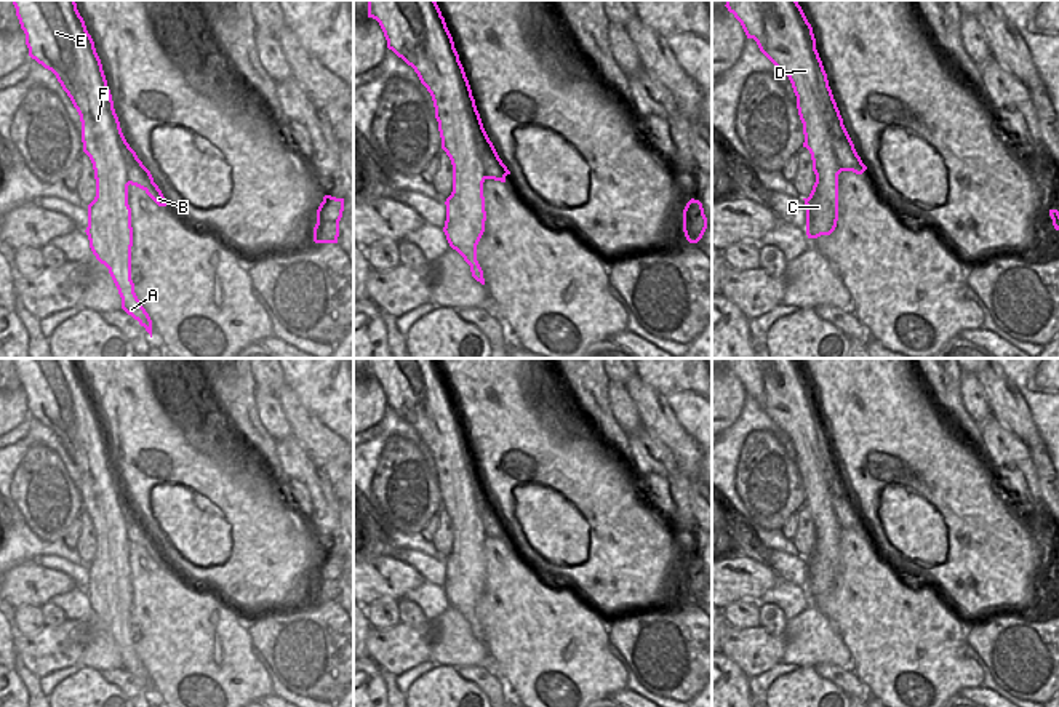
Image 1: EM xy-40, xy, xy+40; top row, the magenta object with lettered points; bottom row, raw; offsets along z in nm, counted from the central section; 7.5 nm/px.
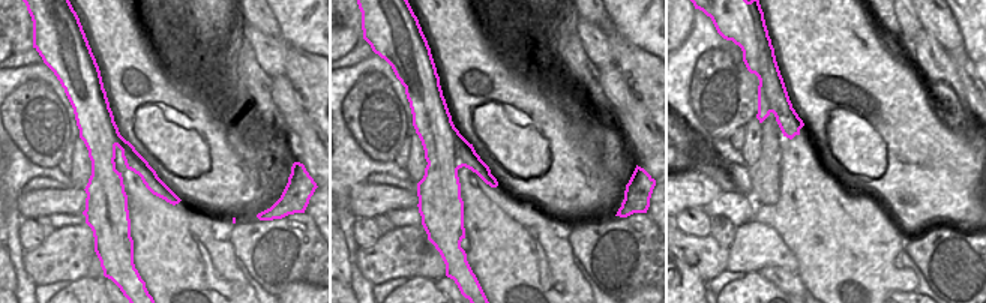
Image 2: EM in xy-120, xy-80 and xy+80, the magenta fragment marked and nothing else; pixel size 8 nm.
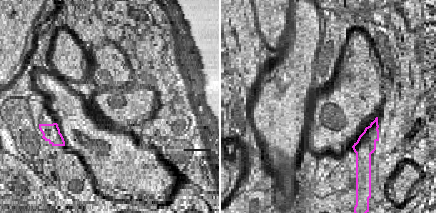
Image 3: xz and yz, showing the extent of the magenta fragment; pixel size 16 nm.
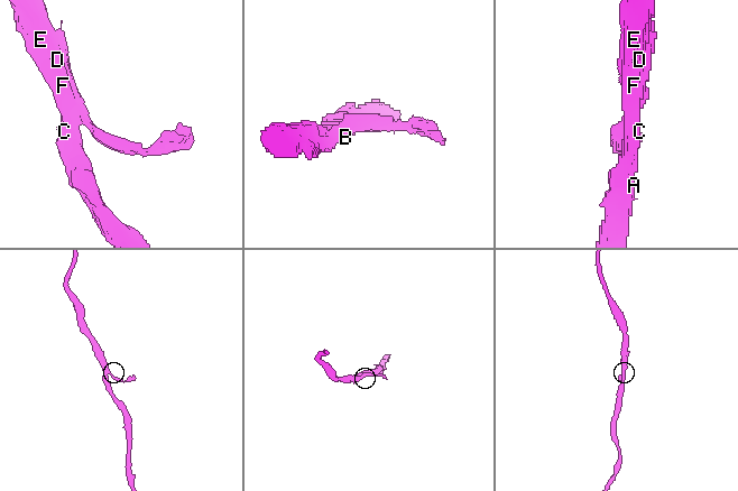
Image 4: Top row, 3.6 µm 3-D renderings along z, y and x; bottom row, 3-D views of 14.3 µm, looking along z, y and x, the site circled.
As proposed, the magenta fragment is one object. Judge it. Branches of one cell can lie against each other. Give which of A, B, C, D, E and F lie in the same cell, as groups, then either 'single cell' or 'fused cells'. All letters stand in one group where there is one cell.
A C D E F / B | fused cells

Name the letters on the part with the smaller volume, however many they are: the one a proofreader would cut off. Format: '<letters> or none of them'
B

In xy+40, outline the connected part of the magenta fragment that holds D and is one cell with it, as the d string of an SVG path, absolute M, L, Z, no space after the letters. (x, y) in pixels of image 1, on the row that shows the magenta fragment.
M726 0L729 13L741 22L747 38L753 38L760 51L784 72L797 96L797 109L803 123L806 147L811 154L816 182L806 205L806 235L830 235L838 221L838 178L835 162L822 146L819 128L833 123L838 110L833 94L824 96L817 77L824 66L813 59L816 51L800 26L805 13L797 0Z

